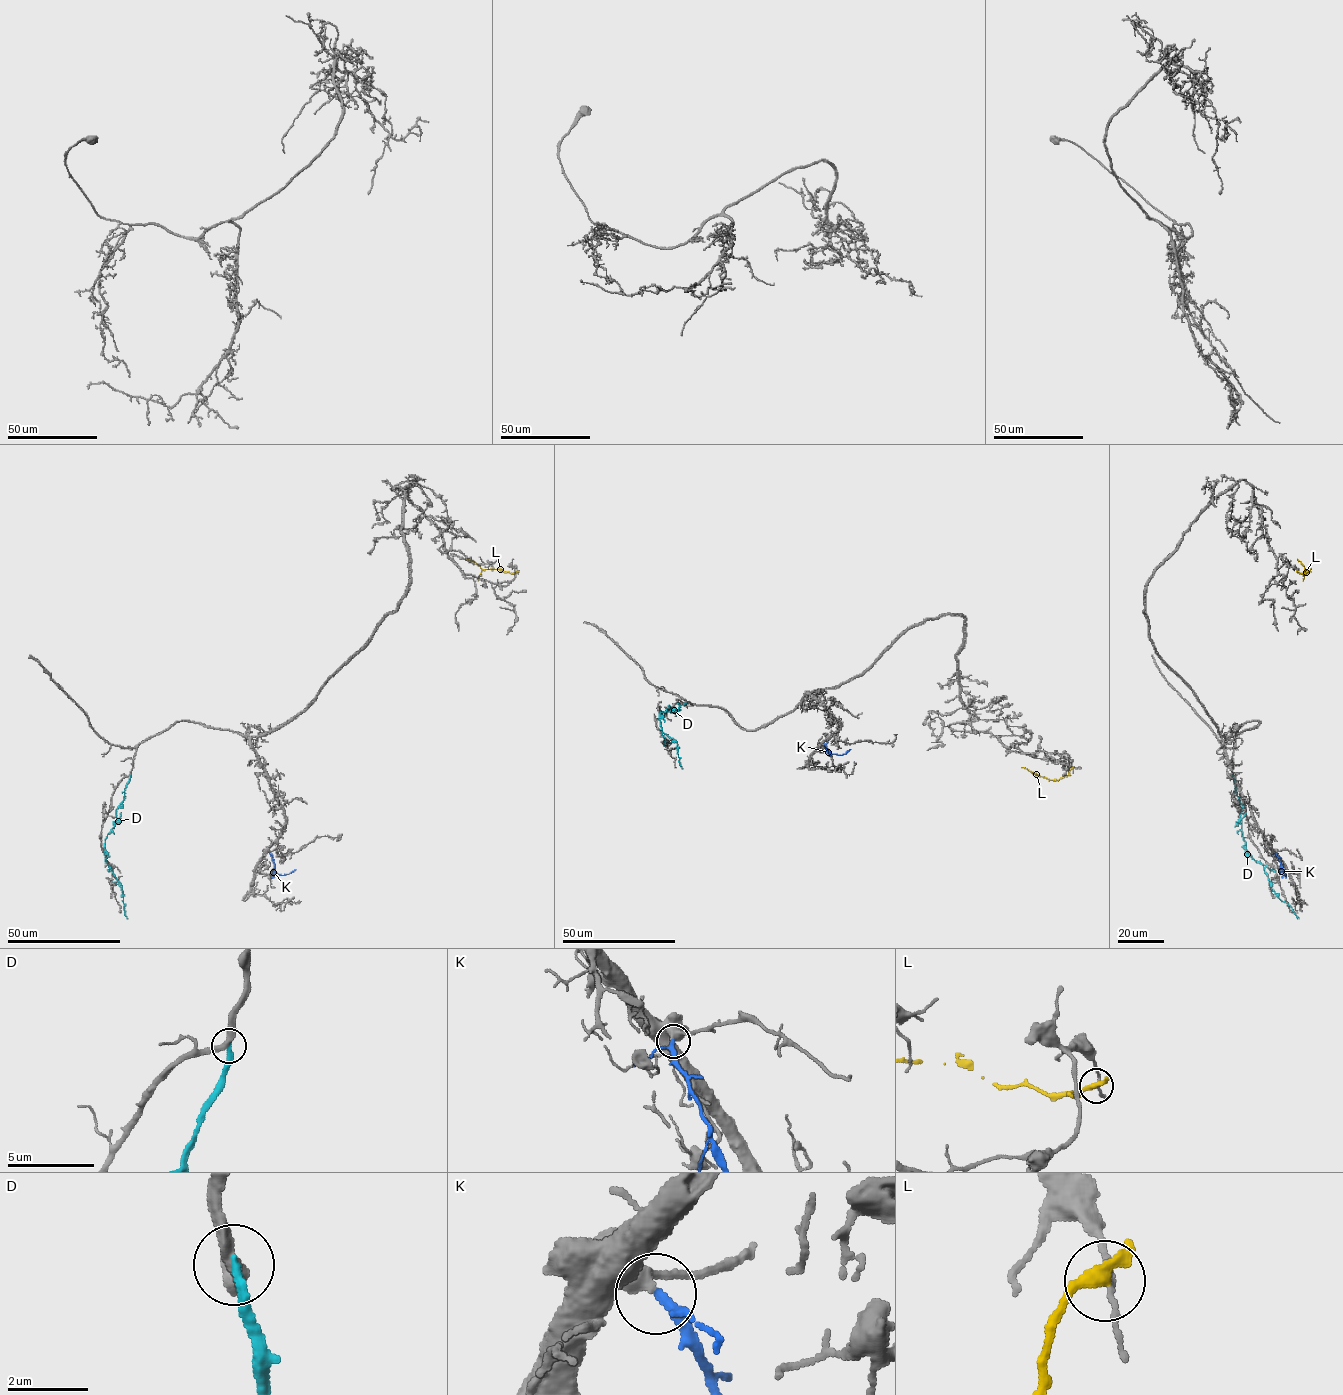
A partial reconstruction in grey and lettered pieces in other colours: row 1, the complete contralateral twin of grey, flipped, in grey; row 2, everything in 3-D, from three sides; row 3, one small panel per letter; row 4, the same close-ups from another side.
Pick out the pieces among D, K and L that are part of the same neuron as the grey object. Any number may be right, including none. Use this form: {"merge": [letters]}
{"merge": ["K"]}

